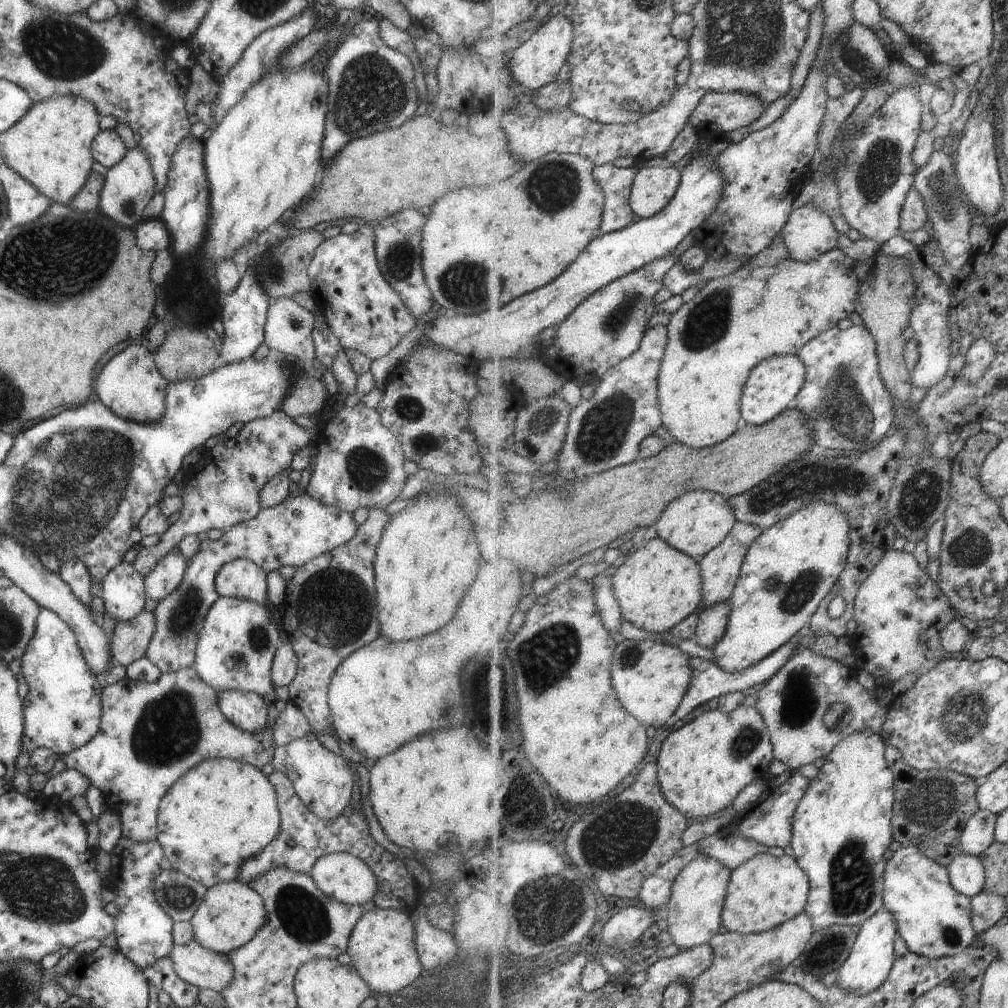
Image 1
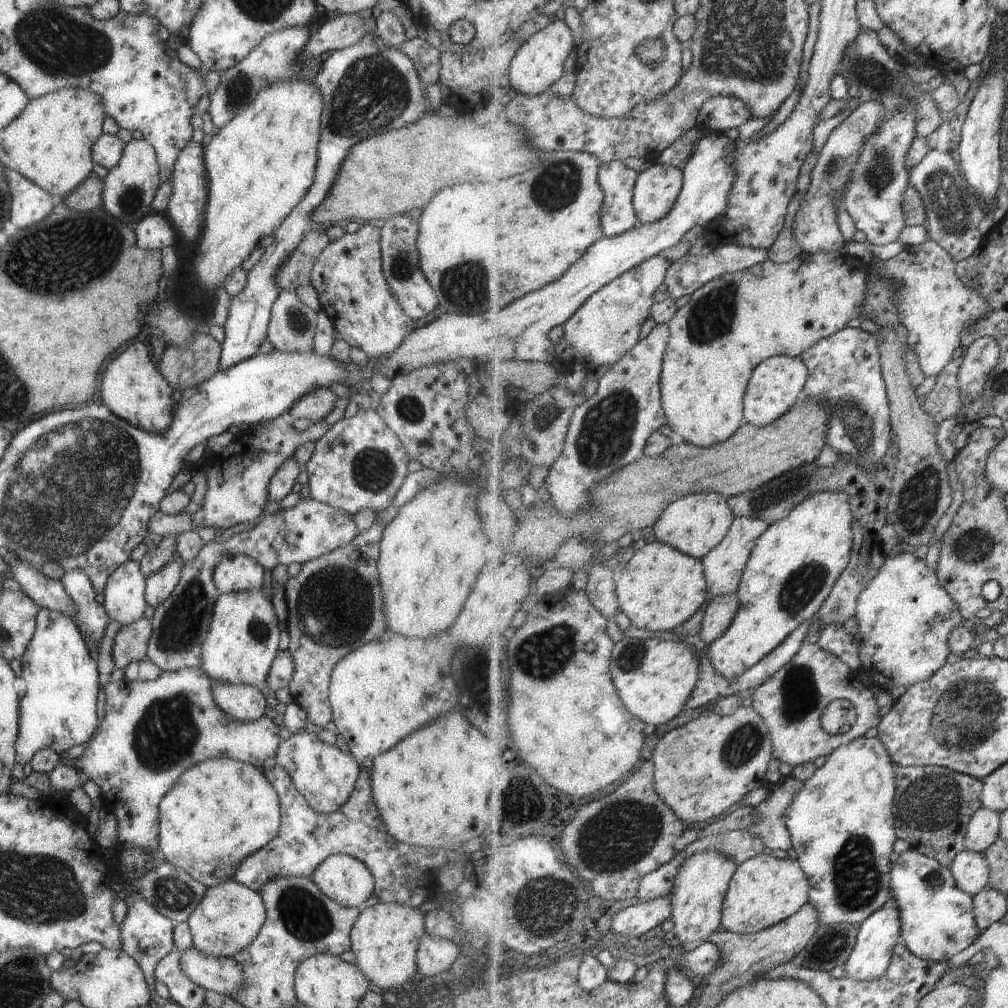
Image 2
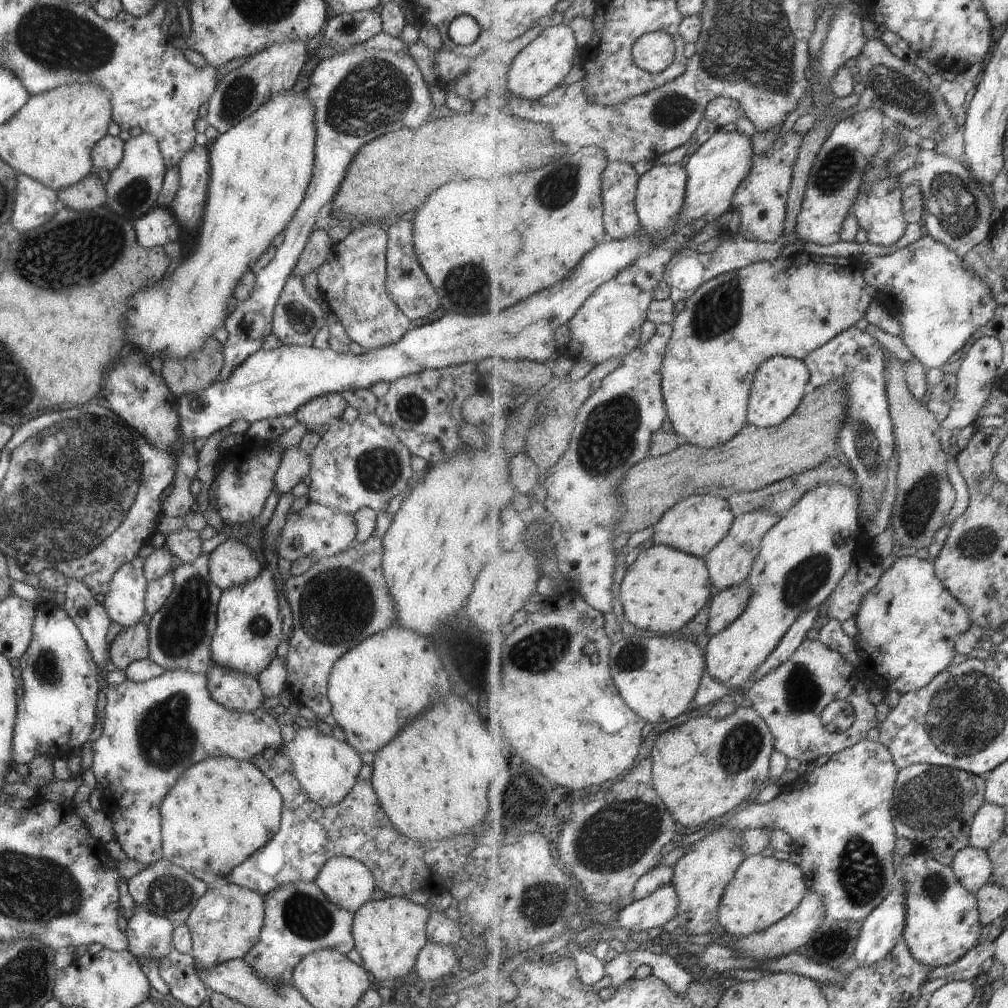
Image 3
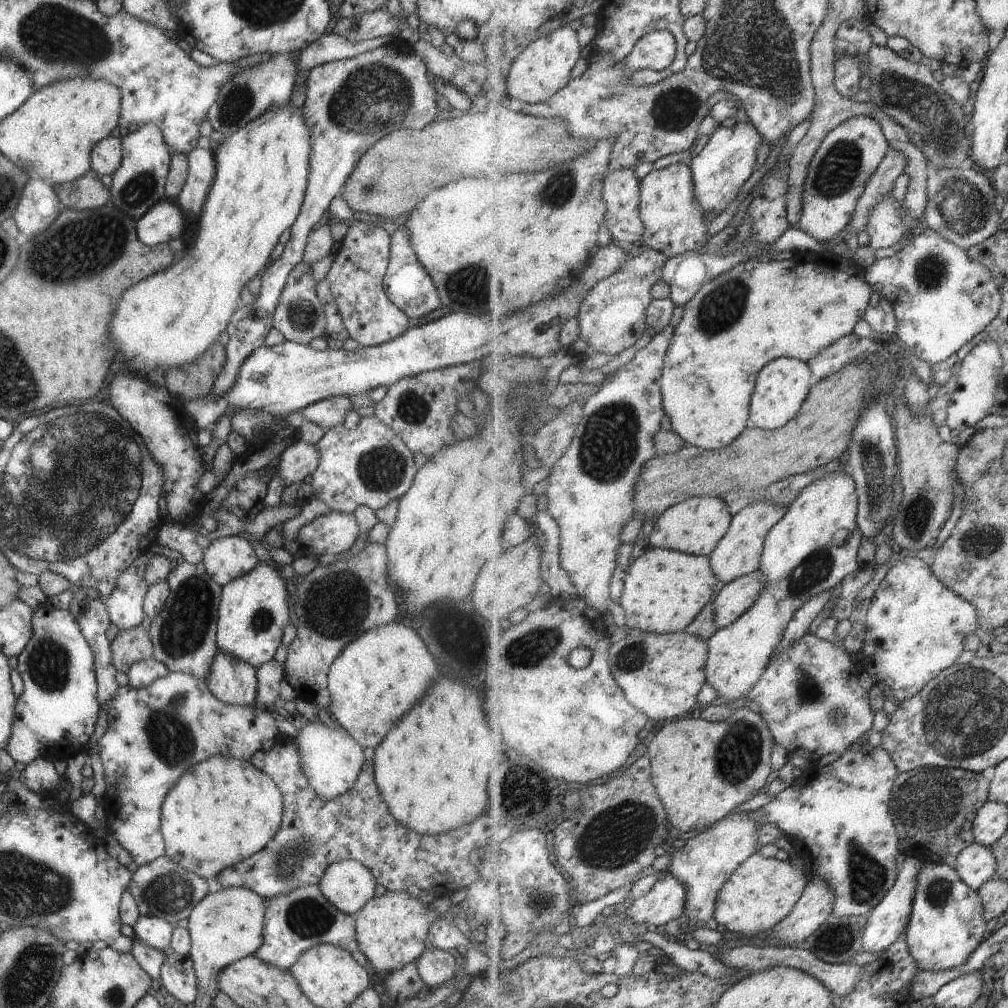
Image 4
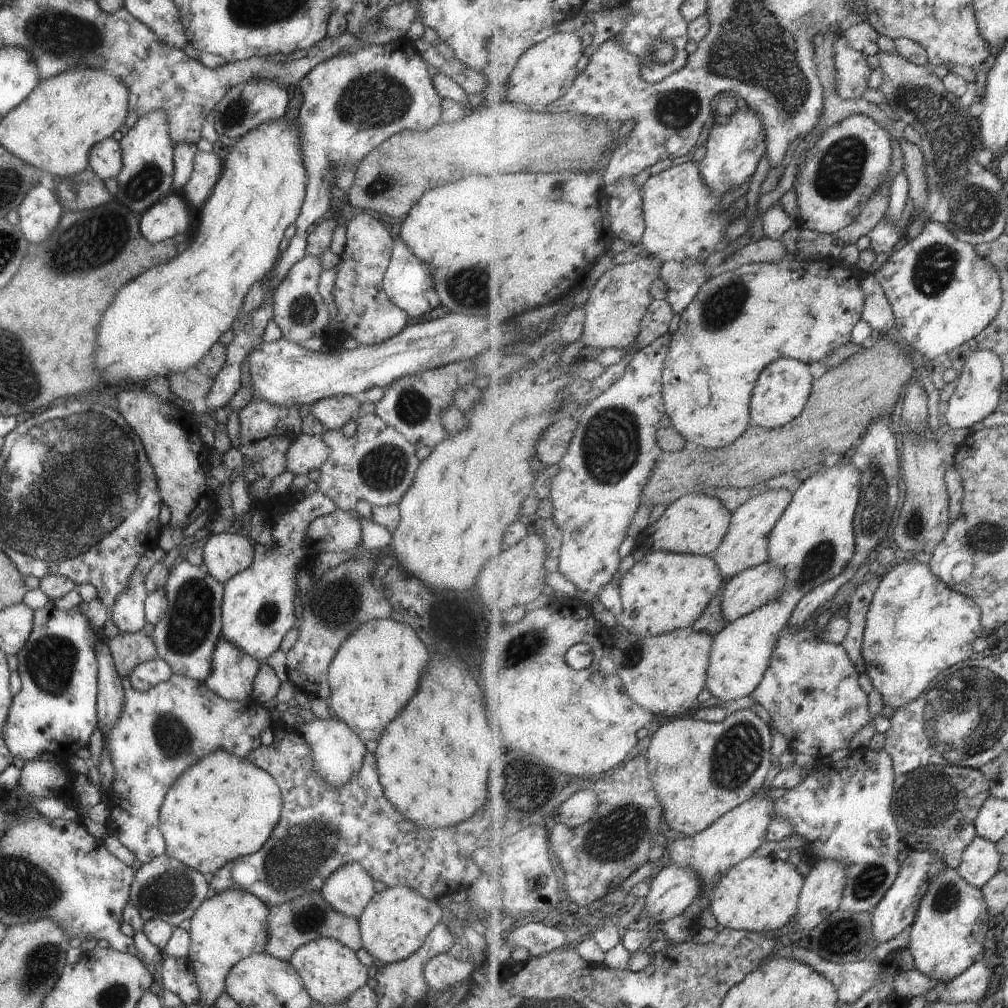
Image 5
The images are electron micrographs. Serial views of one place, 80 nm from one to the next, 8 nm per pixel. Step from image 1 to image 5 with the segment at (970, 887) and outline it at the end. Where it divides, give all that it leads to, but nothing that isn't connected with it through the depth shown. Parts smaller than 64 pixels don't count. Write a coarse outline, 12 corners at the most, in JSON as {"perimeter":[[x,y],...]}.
{"perimeter":[[977,835],[958,871],[982,889],[1001,868],[996,843]]}

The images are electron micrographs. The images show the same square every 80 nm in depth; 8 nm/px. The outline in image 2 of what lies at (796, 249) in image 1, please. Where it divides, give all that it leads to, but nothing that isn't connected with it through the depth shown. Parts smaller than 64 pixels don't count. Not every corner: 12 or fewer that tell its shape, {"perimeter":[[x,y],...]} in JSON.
{"perimeter":[[863,103],[829,135],[794,235],[804,253],[846,236],[840,201],[864,147],[889,114]]}

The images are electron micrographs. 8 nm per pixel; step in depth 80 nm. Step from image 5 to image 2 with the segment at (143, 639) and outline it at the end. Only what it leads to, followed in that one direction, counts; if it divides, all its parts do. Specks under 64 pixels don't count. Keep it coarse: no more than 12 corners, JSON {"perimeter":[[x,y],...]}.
{"perimeter":[[151,620],[121,625],[113,639],[115,668],[146,657]]}

